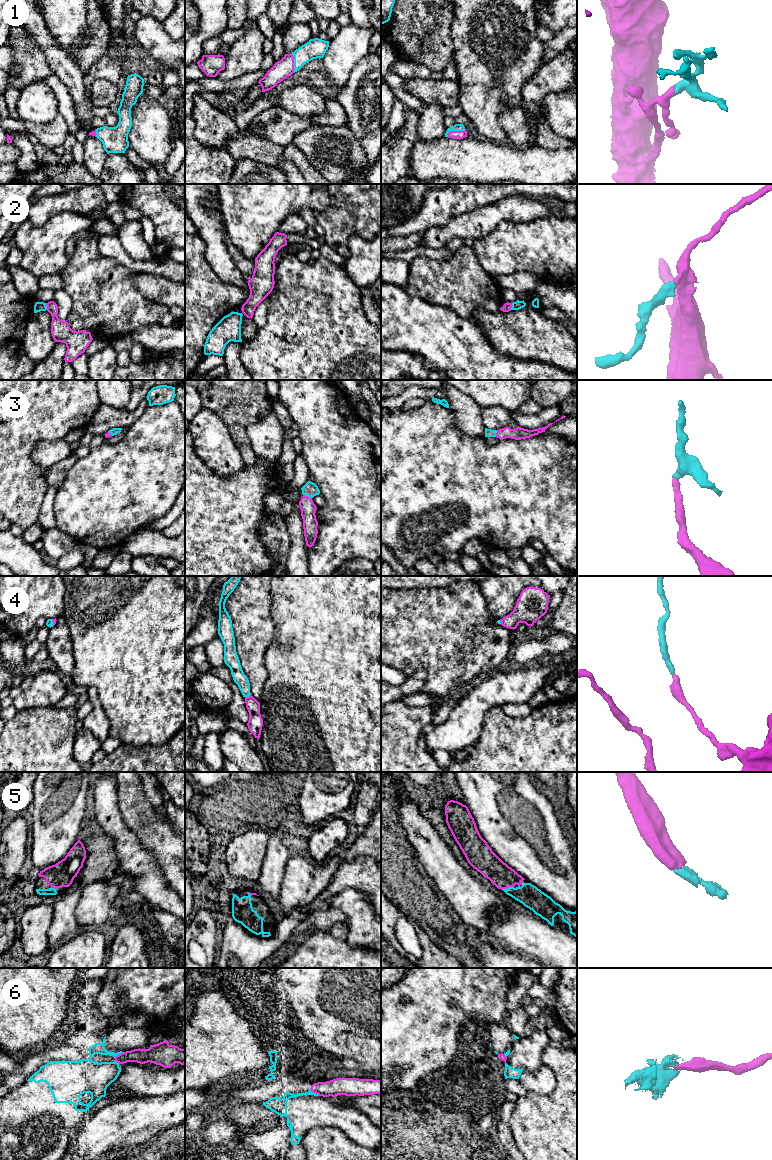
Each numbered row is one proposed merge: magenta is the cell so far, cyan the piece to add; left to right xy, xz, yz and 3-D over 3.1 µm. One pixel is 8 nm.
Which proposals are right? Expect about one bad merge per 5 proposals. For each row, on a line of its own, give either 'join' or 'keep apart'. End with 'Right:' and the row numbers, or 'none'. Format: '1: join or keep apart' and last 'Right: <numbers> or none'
1: join
2: join
3: join
4: join
5: join
6: keep apart
Right: 1, 2, 3, 4, 5

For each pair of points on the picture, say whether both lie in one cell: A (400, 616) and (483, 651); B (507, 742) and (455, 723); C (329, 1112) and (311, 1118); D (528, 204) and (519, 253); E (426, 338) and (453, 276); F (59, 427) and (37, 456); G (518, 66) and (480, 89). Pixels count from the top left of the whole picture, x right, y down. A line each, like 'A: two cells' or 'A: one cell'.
A: one cell
B: two cells
C: one cell
D: two cells
E: two cells
F: two cells
G: one cell

